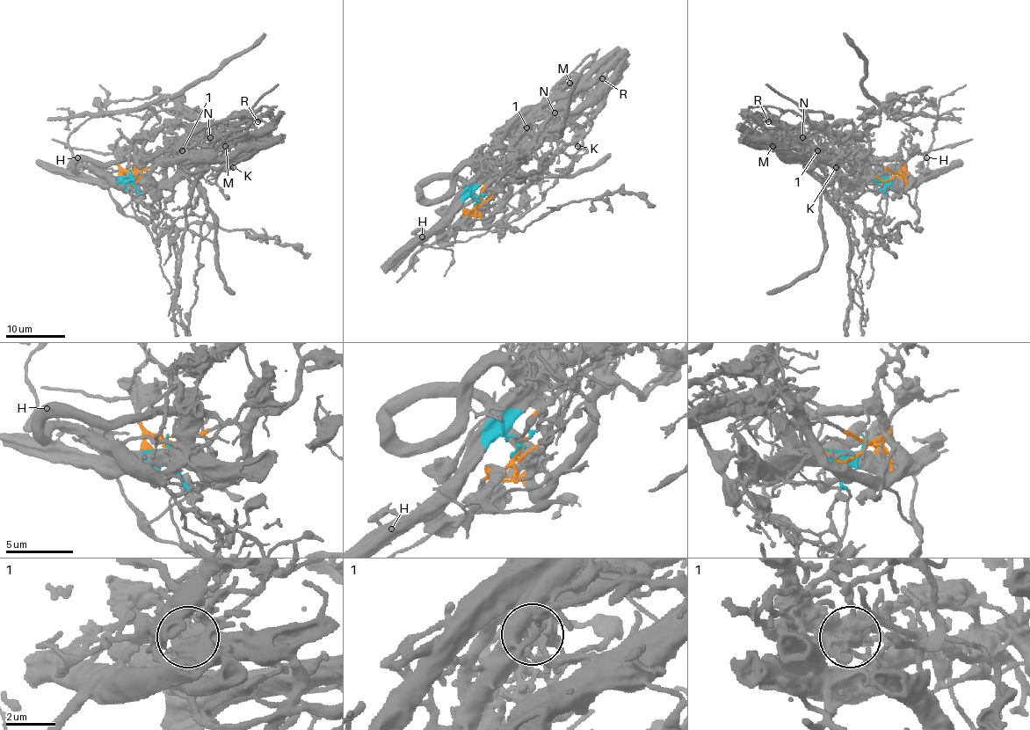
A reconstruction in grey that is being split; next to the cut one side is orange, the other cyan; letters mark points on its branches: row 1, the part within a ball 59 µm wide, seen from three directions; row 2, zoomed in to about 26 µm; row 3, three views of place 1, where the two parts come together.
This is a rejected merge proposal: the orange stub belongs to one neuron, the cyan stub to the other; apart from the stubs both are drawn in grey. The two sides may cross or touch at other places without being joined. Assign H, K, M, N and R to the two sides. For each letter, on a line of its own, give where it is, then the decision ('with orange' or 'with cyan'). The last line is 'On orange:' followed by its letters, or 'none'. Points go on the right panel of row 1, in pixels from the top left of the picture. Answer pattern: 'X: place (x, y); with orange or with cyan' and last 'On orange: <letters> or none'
H: place (926, 157); with cyan
K: place (836, 167); with cyan
M: place (772, 146); with orange
N: place (802, 137); with orange
R: place (768, 121); with orange
On orange: M, N, R

